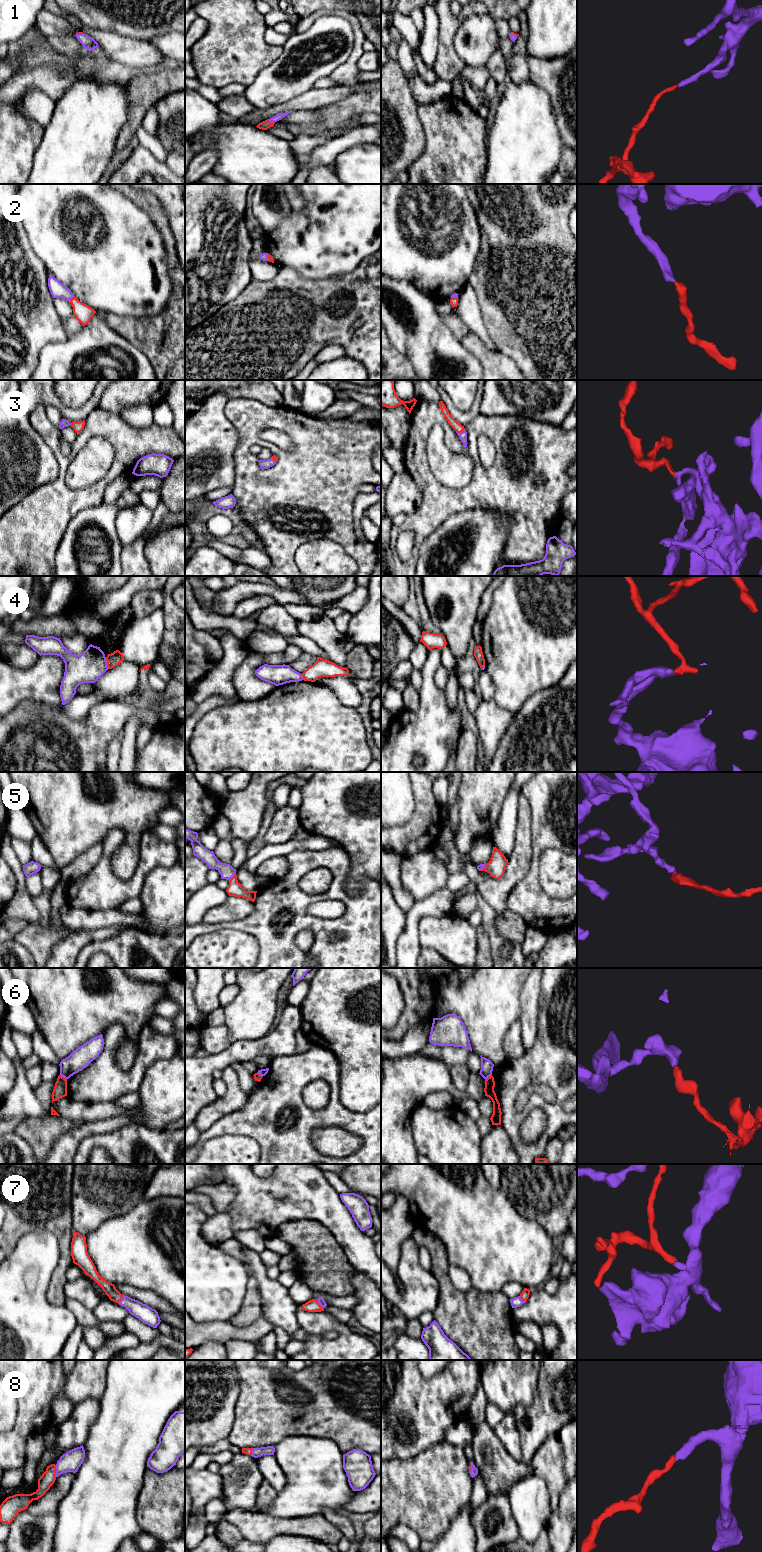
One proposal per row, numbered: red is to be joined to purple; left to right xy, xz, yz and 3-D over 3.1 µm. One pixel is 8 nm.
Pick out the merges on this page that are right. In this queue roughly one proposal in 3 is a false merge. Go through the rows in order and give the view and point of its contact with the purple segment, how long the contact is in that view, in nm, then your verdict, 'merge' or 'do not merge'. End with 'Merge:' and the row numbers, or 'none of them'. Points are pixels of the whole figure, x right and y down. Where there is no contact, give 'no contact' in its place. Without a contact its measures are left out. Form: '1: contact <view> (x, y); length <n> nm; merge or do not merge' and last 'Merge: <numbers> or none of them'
1: contact xz (271, 121); length 60 nm; merge
2: contact xy (71, 298); length 50 nm; merge
3: contact yz (461, 432); length 80 nm; merge
4: contact xy (106, 663); length 100 nm; do not merge
5: contact xz (233, 875); length 90 nm; merge
6: contact xy (63, 1076); length 70 nm; do not merge
7: contact xz (319, 1303); length 100 nm; merge
8: contact xy (56, 1471); length 100 nm; merge
Merge: 1, 2, 3, 5, 7, 8

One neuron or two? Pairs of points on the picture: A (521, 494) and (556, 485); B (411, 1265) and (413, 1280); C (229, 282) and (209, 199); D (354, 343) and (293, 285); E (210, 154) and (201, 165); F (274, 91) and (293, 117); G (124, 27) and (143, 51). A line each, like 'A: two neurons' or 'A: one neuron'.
A: one neuron
B: one neuron
C: one neuron
D: one neuron
E: one neuron
F: two neurons
G: two neurons

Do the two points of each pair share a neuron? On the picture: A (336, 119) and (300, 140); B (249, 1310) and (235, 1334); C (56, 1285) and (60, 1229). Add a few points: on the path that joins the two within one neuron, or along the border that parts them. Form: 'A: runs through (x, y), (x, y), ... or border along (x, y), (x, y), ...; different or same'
A: border along (332, 130), (326, 133), (294, 135); different
B: border along (259, 1317), (241, 1328), (233, 1326), (228, 1321); different
C: runs through (60, 1271), (64, 1263), (64, 1243); same

